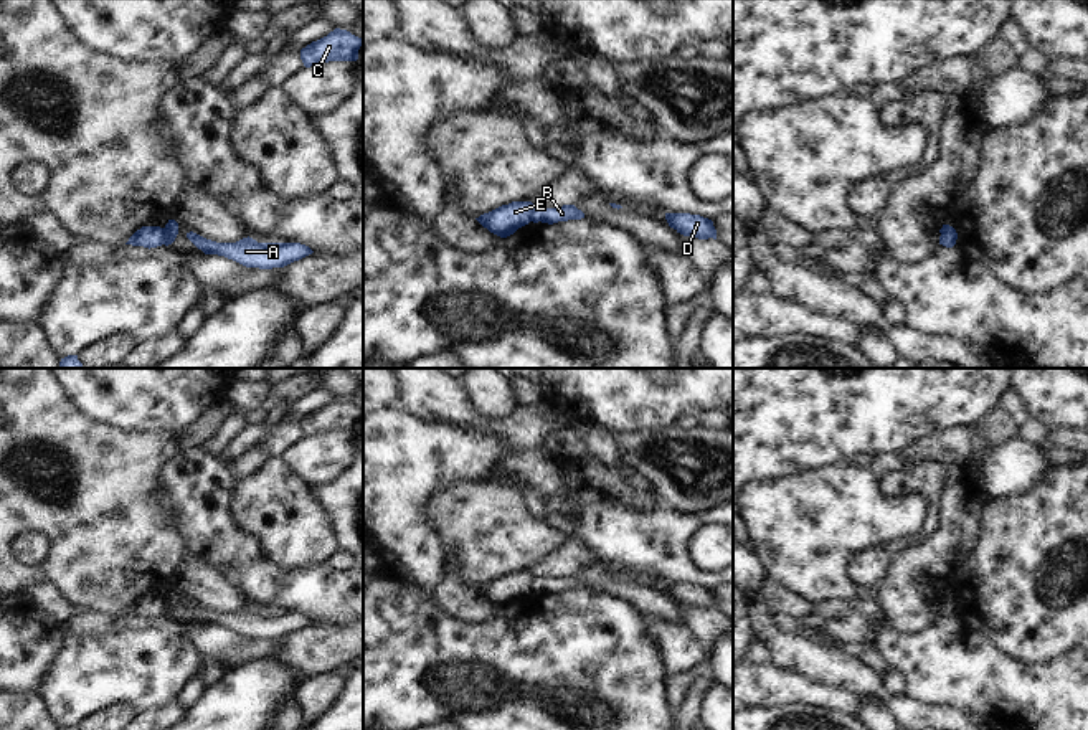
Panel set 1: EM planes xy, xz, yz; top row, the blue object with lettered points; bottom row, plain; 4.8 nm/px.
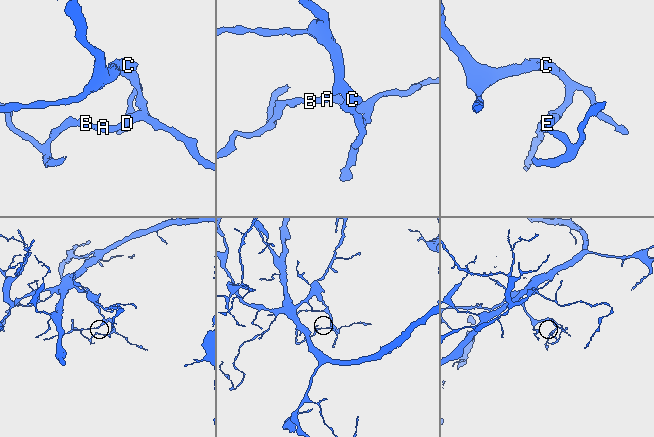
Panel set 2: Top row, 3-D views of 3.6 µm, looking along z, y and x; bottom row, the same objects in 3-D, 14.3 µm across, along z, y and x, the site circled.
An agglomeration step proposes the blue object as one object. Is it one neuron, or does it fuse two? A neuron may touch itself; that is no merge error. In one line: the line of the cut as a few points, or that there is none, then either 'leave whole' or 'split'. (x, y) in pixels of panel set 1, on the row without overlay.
xy (162, 598), (164, 613) | split

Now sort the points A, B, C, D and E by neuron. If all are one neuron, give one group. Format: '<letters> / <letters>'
A B C D / E

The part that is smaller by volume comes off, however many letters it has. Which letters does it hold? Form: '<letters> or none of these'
E.

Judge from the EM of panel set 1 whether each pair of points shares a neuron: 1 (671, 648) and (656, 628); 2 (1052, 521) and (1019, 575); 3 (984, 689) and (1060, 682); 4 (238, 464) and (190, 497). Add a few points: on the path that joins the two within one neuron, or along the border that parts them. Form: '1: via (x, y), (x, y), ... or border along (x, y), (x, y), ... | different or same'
1: via (671, 643), (661, 633) | same
2: via (1052, 534), (1052, 540), (1032, 562) | same
3: via (1002, 689), (1042, 689) | same
4: border along (228, 468), (236, 479) | different

